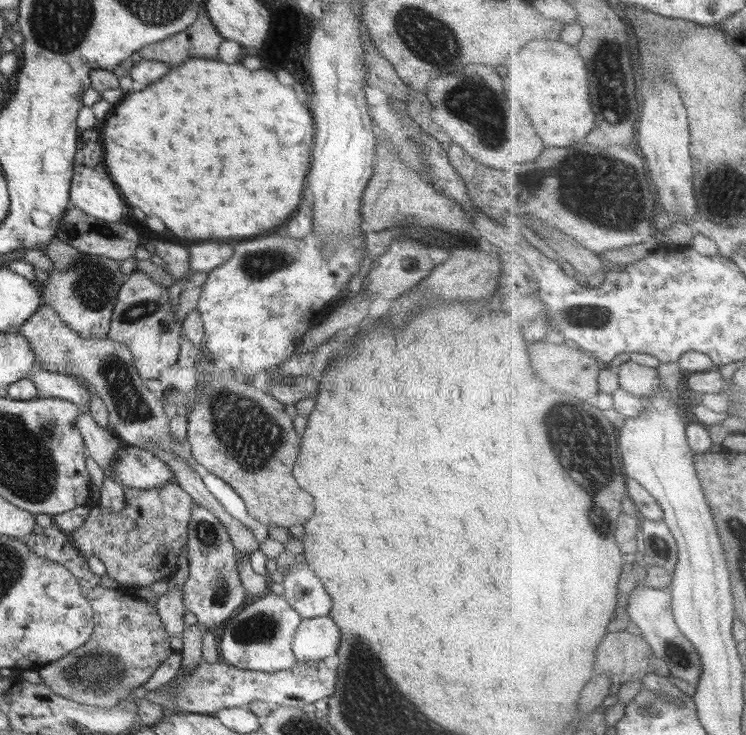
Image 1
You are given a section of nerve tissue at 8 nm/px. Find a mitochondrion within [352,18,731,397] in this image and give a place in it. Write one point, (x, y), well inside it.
(603, 200)

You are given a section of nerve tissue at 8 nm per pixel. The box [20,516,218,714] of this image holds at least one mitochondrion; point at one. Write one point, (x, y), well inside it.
(98, 672)

